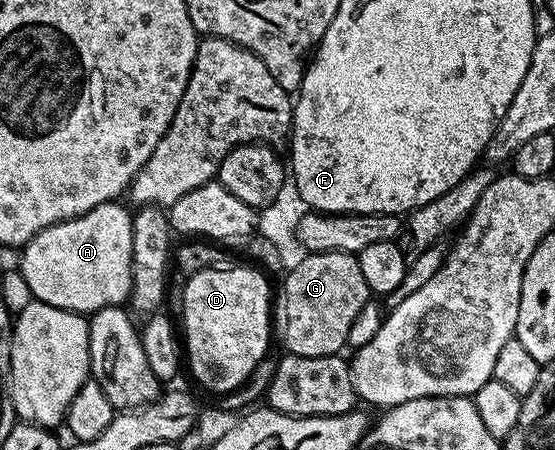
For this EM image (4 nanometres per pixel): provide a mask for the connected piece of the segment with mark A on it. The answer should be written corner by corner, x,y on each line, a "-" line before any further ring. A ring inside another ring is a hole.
119,201
102,203
75,219
54,223
37,233
37,237
33,237
21,248
20,255
23,256
19,259
17,270
30,289
32,300
80,313
94,313
106,307
118,307
130,300
133,285
132,212
126,211
121,204

